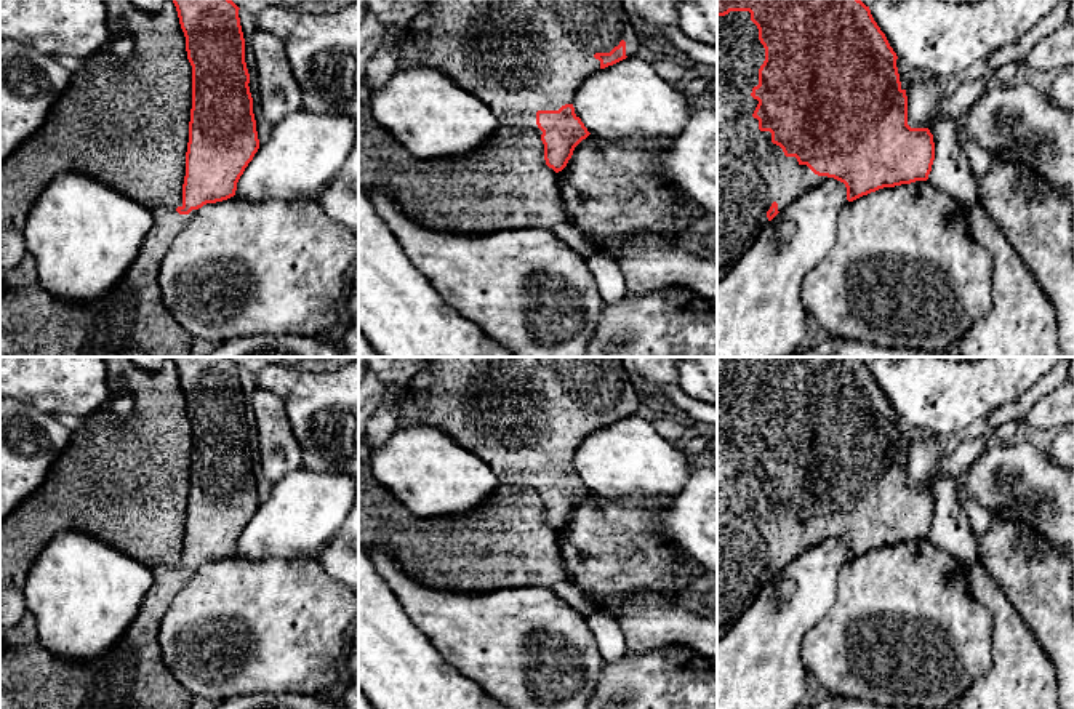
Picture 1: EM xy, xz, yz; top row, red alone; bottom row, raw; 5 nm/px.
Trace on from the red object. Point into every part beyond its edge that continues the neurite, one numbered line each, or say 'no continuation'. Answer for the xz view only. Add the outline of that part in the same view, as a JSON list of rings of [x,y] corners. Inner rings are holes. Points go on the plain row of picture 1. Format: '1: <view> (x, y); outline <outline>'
1: xz (517, 415); outline [[[429,357],[427,367],[407,383],[407,399],[400,408],[399,427],[429,423],[488,464],[499,482],[528,487],[541,496],[543,490],[536,483],[536,471],[559,469],[565,463],[573,463],[581,442],[600,429],[600,419],[594,413],[610,411],[621,399],[626,400],[626,415],[637,415],[640,394],[629,381],[623,357]]]

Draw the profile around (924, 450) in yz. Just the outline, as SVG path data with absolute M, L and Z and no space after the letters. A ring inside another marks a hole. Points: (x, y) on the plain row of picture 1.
M916 432L908 442L908 483L911 487L928 487L933 493L941 475L941 459L956 440L946 440L927 432Z

